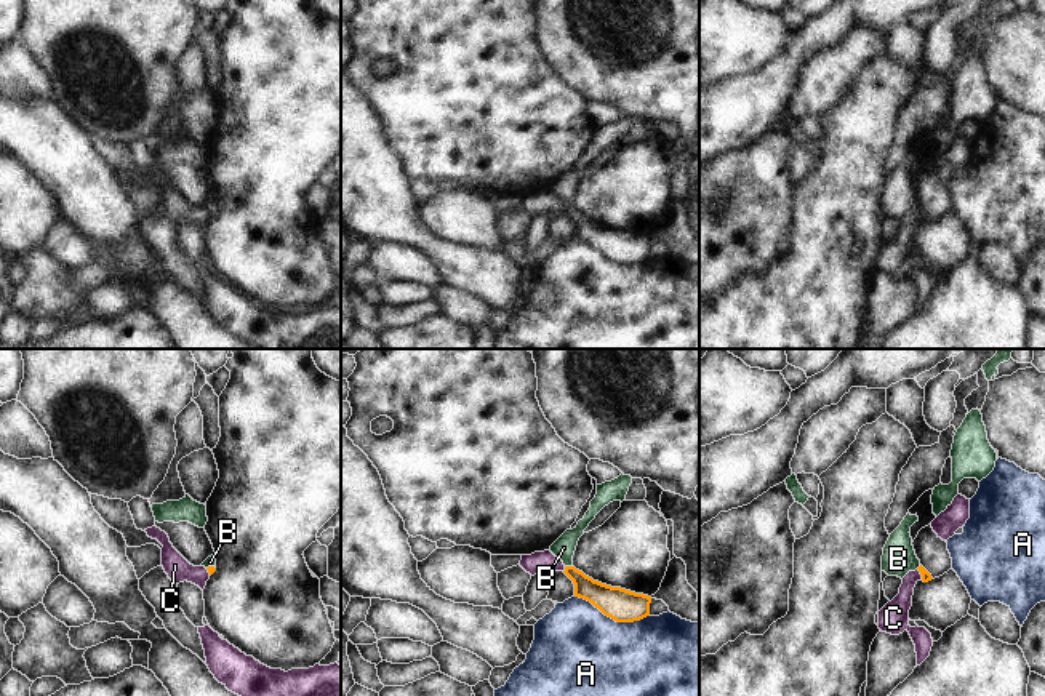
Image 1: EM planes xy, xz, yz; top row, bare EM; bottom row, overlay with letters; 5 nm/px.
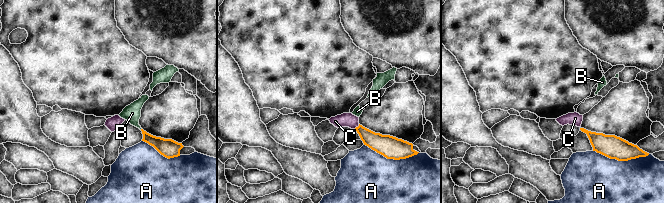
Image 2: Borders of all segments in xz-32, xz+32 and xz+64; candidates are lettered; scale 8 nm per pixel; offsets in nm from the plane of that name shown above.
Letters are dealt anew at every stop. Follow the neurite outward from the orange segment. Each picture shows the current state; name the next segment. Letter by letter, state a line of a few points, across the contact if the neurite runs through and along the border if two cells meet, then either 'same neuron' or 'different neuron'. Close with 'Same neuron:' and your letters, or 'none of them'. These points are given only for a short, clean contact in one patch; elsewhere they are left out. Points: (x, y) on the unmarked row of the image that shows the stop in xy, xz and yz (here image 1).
A: different neuron
B: line xz (607, 240), (591, 232), (568, 208), (564, 189); same neuron
C: line xz (565, 208), (564, 213); different neuron
Same neuron: B

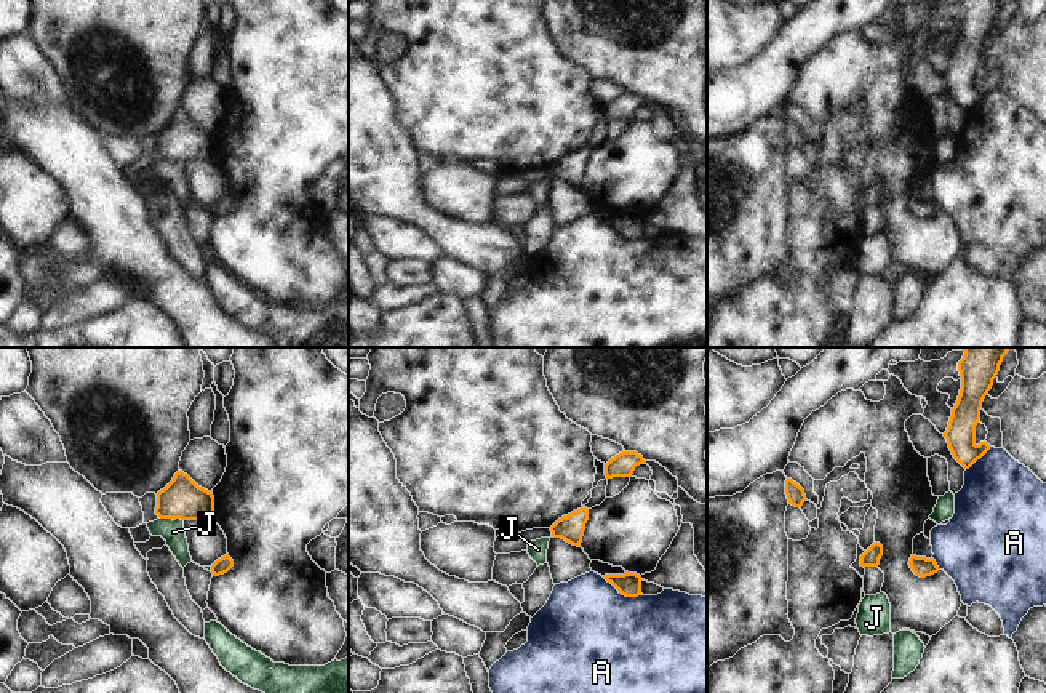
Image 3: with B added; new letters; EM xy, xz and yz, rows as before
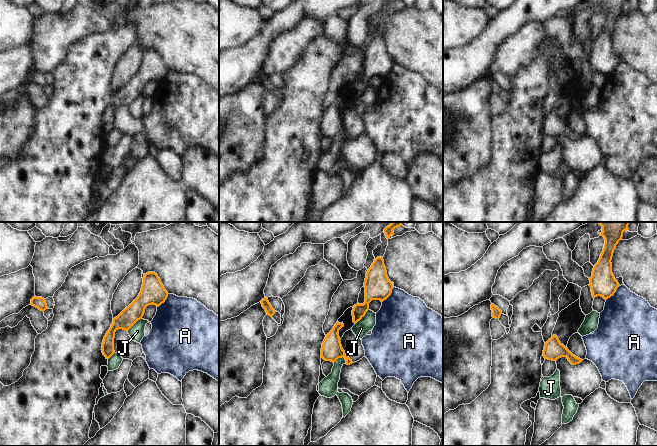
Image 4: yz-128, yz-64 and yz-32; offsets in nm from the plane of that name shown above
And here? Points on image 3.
A: different neuron
J: different neuron
Same neuron: none of them

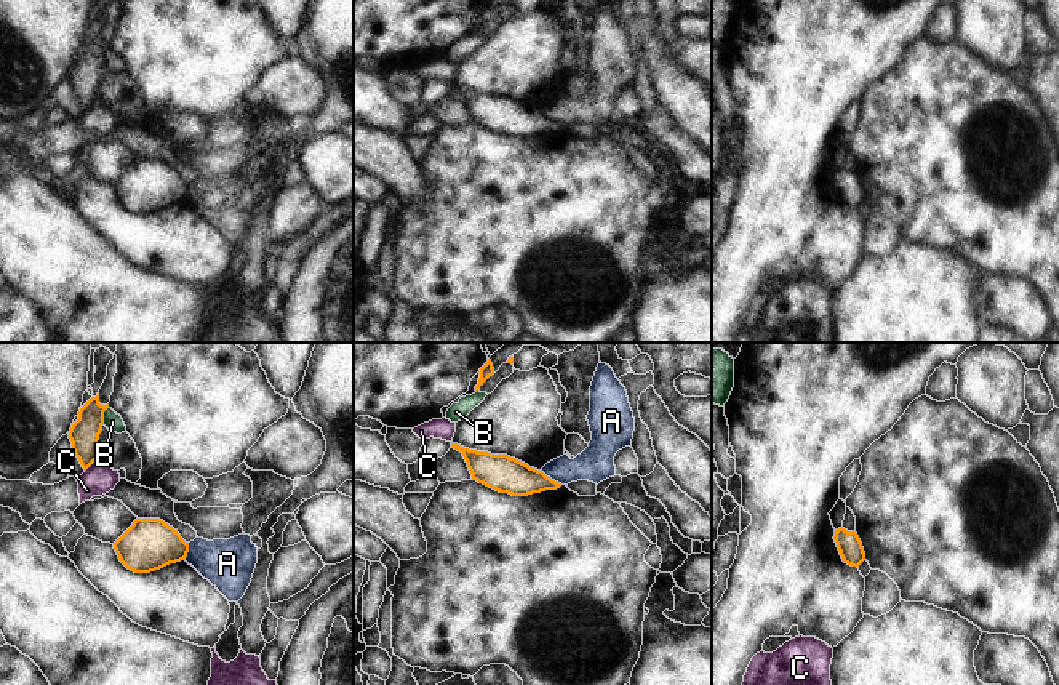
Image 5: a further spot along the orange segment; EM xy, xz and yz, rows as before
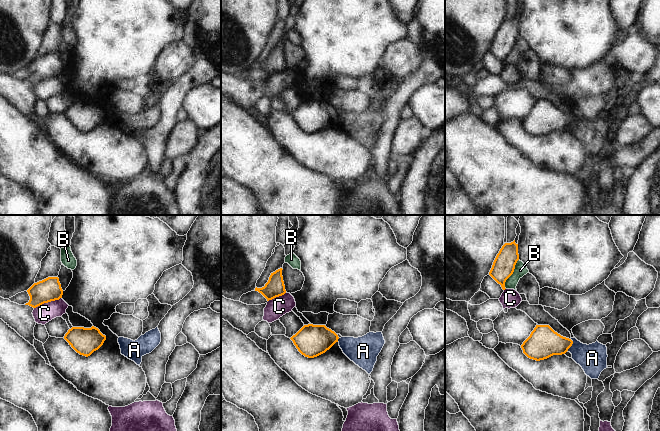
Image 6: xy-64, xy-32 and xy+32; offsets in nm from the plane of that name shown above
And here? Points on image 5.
A: different neuron
B: different neuron
C: different neuron
Same neuron: none of them

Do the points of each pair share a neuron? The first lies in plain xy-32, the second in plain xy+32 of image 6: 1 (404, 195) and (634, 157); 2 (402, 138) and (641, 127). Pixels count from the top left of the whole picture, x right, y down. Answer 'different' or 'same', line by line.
1: different
2: same

